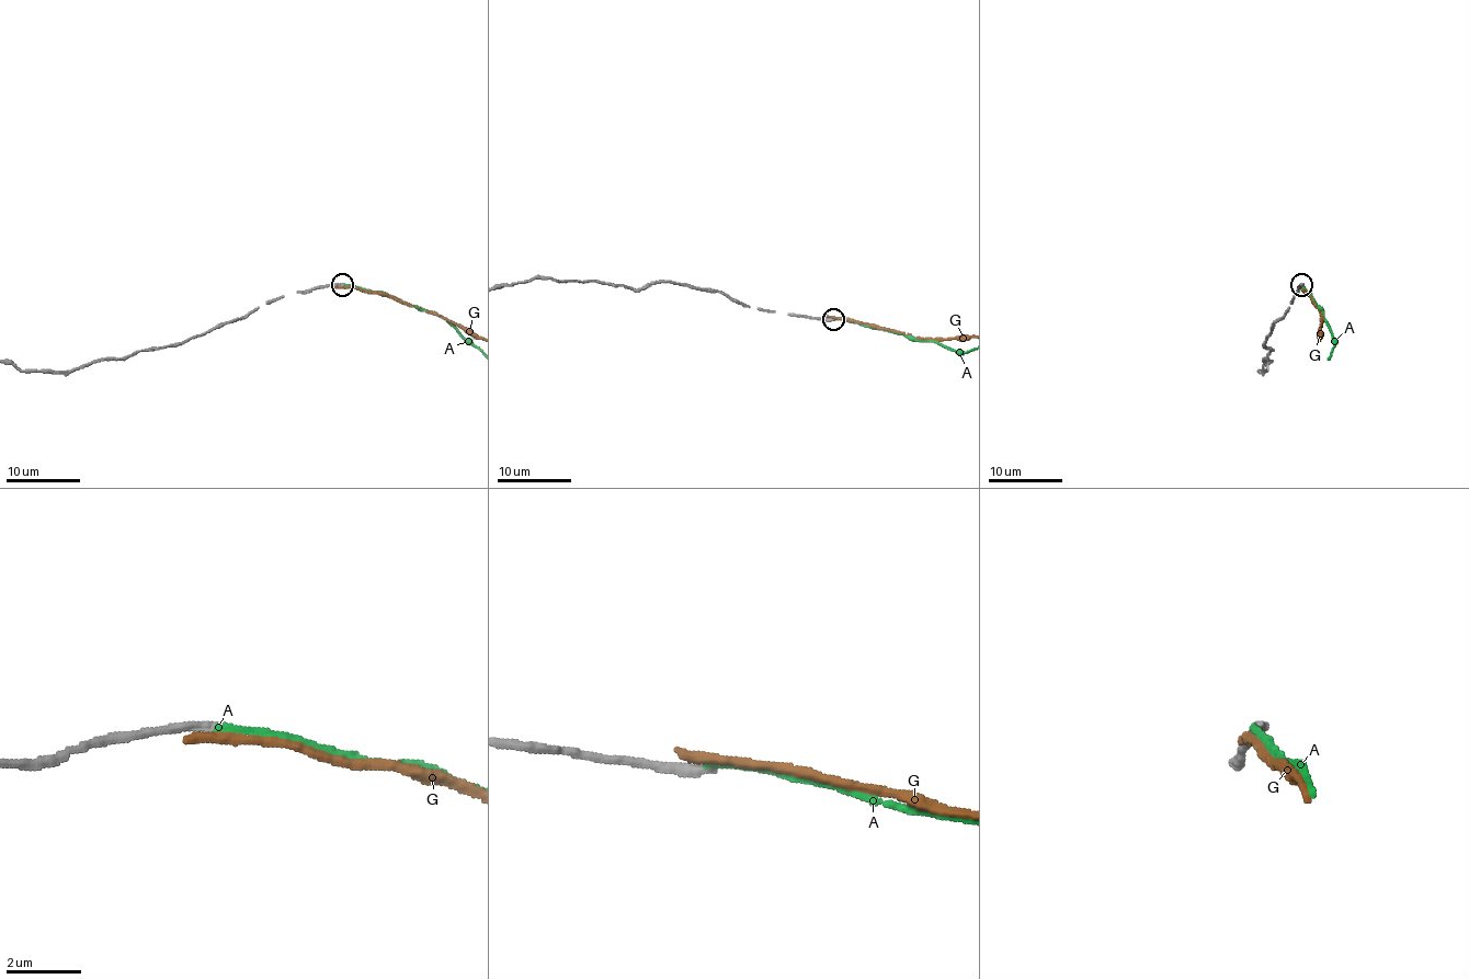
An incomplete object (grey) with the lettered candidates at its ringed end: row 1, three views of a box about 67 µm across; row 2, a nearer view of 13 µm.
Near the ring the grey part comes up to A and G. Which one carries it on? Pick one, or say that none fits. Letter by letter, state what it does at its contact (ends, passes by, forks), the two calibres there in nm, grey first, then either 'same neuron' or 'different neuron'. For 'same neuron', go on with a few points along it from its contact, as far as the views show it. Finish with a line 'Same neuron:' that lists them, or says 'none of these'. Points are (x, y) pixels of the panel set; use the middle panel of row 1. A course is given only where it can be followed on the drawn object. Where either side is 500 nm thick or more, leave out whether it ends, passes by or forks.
A: it ends; calibres 300 and 200 nm; different neuron
G: it ends; calibres 320 and 340 nm; different neuron
Same neuron: none of these

